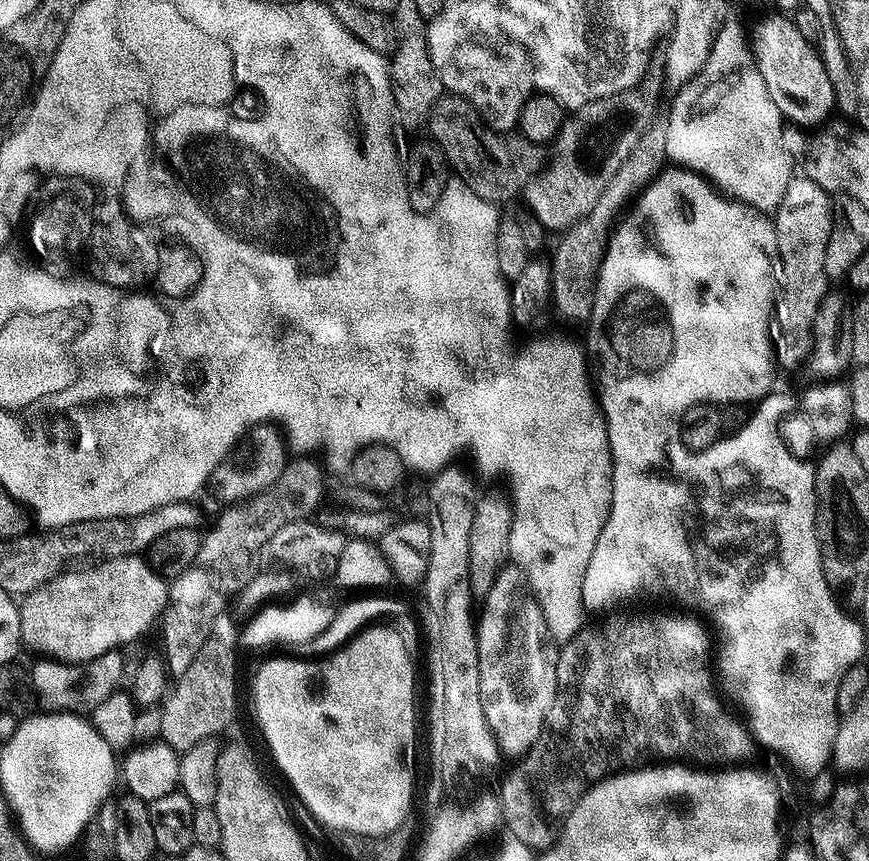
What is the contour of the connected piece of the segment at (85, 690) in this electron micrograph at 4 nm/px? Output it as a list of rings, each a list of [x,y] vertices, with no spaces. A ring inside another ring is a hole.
[[[123,651],[107,652],[94,658],[89,664],[65,664],[51,658],[41,659],[32,668],[30,688],[45,713],[71,712],[90,714],[112,692],[117,691],[120,674],[124,670]]]

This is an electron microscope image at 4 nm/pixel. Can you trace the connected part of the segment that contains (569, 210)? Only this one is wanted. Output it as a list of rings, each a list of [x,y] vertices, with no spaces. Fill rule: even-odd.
[[[659,63],[649,64],[647,72],[644,73],[639,84],[632,88],[622,90],[613,96],[598,98],[586,106],[575,109],[565,119],[560,127],[560,133],[550,145],[552,157],[548,160],[548,165],[541,167],[529,179],[526,187],[523,189],[522,196],[528,199],[528,204],[532,207],[532,212],[548,228],[560,228],[567,230],[580,220],[602,198],[602,190],[618,174],[618,166],[630,154],[634,142],[642,138],[642,134],[653,123],[654,116],[652,111],[656,108],[656,103],[660,100],[660,92],[664,87],[664,69]],[[624,116],[624,129],[620,132],[620,137],[616,140],[616,145],[601,158],[597,164],[587,164],[580,157],[580,151],[587,146],[588,140],[596,136],[599,128],[604,128],[607,124],[612,124],[615,120],[620,120]]]

